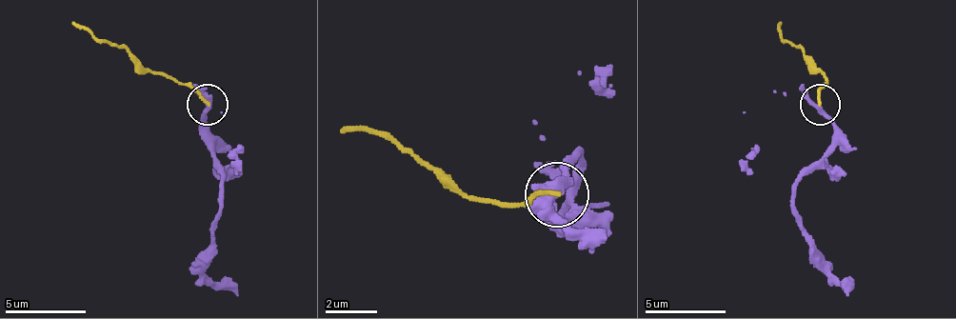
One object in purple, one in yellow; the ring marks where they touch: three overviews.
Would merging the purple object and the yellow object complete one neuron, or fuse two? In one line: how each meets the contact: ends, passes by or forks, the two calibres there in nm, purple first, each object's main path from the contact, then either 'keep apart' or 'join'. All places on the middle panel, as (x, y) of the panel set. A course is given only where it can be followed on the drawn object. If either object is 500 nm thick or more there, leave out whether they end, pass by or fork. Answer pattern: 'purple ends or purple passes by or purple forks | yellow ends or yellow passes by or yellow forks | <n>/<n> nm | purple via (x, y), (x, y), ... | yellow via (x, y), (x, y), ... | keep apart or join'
purple passes by | yellow ends | 280/200 nm | purple via (555, 195), (555, 215), (581, 164), (574, 150), (567, 183), (548, 209), (607, 241) | yellow via (555, 195), (523, 202), (458, 195), (374, 131), (342, 131) | keep apart

